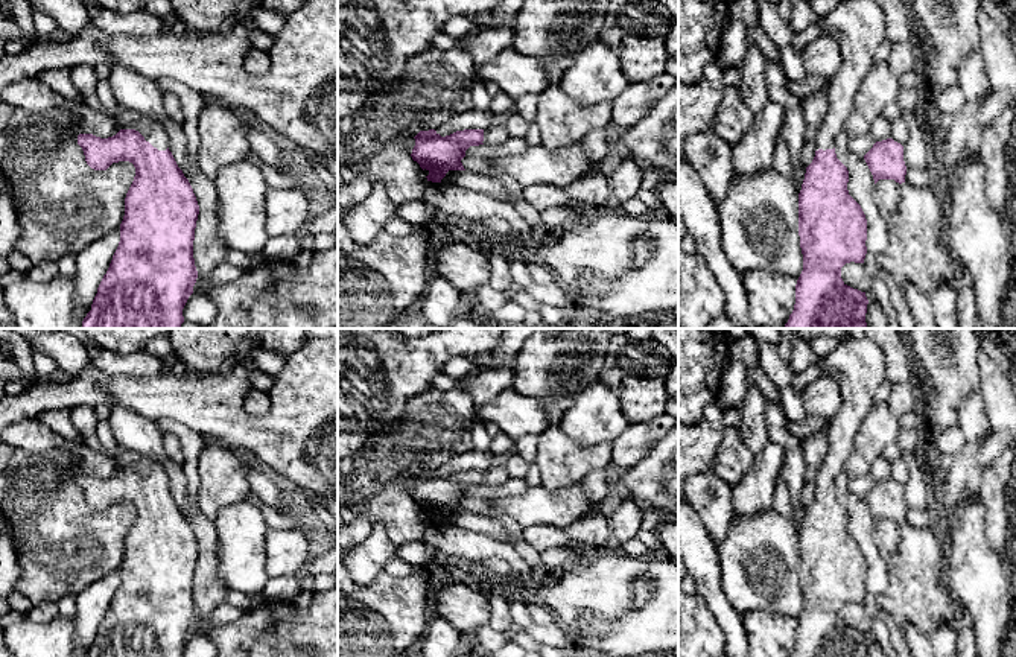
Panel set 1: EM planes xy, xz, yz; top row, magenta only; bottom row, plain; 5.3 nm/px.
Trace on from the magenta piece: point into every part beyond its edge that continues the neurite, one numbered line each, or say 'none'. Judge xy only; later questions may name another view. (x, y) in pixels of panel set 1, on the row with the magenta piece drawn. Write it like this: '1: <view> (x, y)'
1: xy (152, 128)

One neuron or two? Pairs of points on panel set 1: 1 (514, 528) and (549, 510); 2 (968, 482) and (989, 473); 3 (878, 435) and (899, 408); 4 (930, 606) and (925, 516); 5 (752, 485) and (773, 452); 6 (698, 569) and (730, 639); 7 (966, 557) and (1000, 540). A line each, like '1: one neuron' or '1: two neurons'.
1: two neurons
2: two neurons
3: two neurons
4: two neurons
5: one neuron
6: one neuron
7: two neurons

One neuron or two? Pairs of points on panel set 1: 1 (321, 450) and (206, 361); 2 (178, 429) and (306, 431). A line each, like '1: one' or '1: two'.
1: two
2: two

